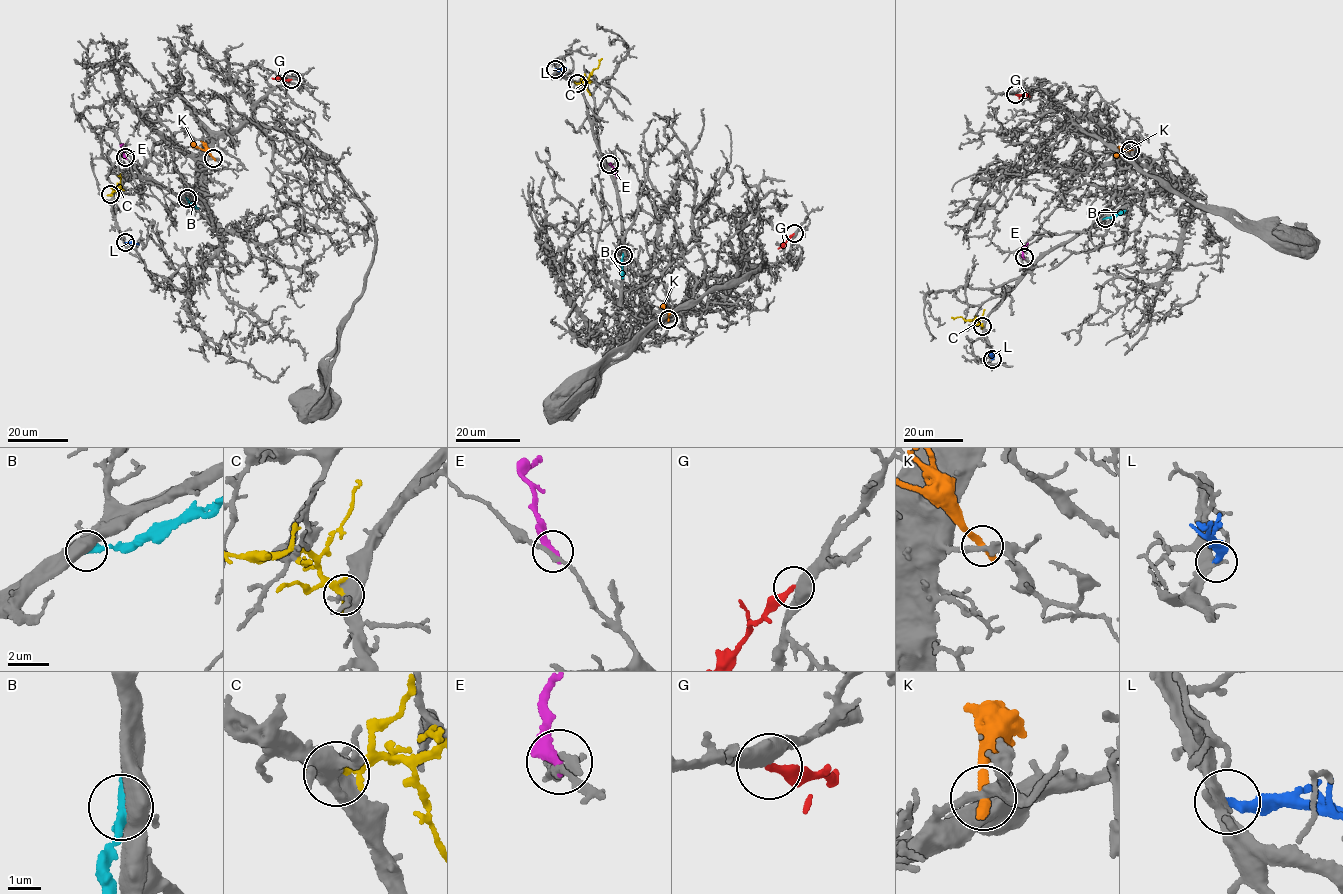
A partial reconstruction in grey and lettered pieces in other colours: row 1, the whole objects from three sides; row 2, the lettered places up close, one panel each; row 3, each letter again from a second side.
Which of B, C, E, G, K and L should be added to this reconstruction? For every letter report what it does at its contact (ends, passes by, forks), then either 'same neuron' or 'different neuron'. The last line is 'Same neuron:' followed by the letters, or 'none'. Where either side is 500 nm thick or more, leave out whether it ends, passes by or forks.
B: different neuron
C: it ends | different neuron
E: it ends | different neuron
G: different neuron
K: it ends | different neuron
L: it ends | different neuron
Same neuron: none

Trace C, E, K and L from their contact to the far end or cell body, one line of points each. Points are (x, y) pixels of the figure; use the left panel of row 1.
C: (111, 194), (120, 185), (120, 174)
E: (125, 157), (121, 146), (123, 143)
K: (214, 158), (191, 141)
L: (125, 242), (139, 245)

